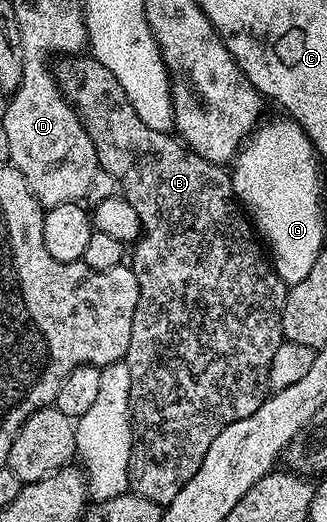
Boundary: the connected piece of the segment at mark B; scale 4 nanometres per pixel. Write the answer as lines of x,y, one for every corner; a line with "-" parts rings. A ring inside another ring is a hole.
79,54
74,56
63,56
60,64
54,65
55,80
59,89
63,91
79,116
79,121
85,126
89,138
93,142
93,150
97,150
99,167
104,172
113,174
113,178
119,180
121,195
132,204
133,210
142,224
142,235
134,242
135,253
130,253
129,266
137,278
139,297
137,298
137,310
133,310
133,330
129,330
129,350
125,357
129,366
129,410
131,411
131,430
133,439
131,441
131,461
127,478
130,491
136,496
144,496
153,502
166,506
181,494
181,486
197,474
197,466
205,458
205,450
233,422
241,418
249,418
253,410
268,395
269,385
267,375
269,374
269,362
273,362
273,354
277,354
277,346
285,343
283,339
283,307
287,301
288,285
283,279
276,275
268,257
264,255
261,248
251,248
251,240
243,240
243,228
231,228
231,224
239,224
240,216
235,212
240,209
232,191
231,177
220,165
201,158
190,148
184,146
174,135
149,130
141,118
137,118
137,110
133,110
133,102
125,98
125,90
121,90
121,82
113,78
113,70
105,70
101,62
97,62
90,54

